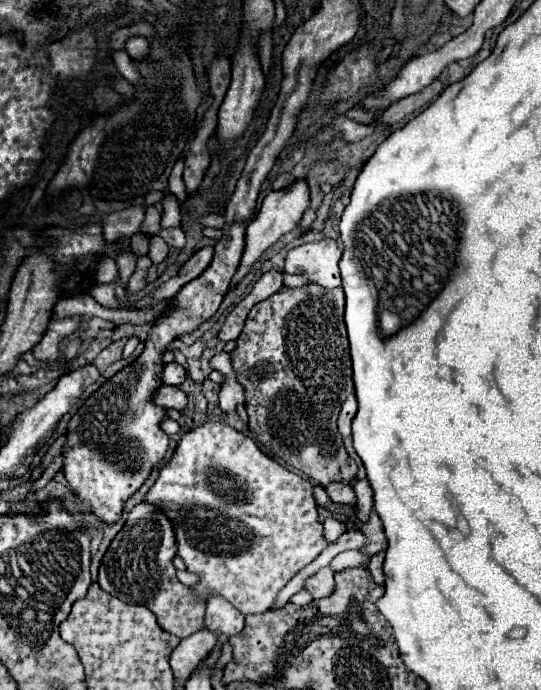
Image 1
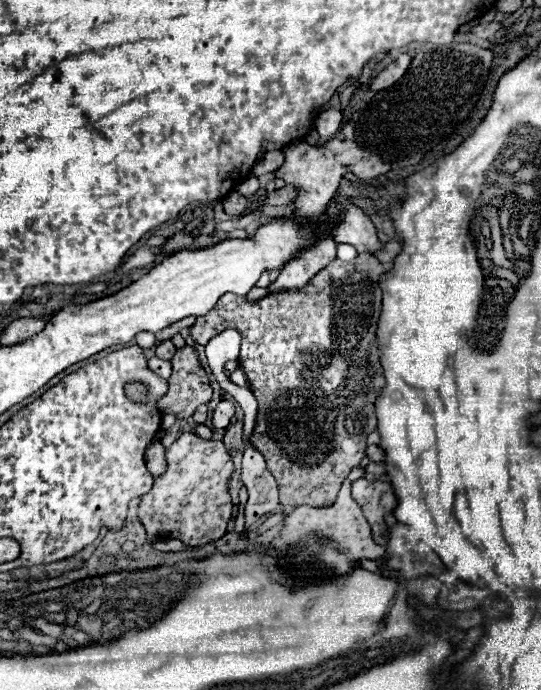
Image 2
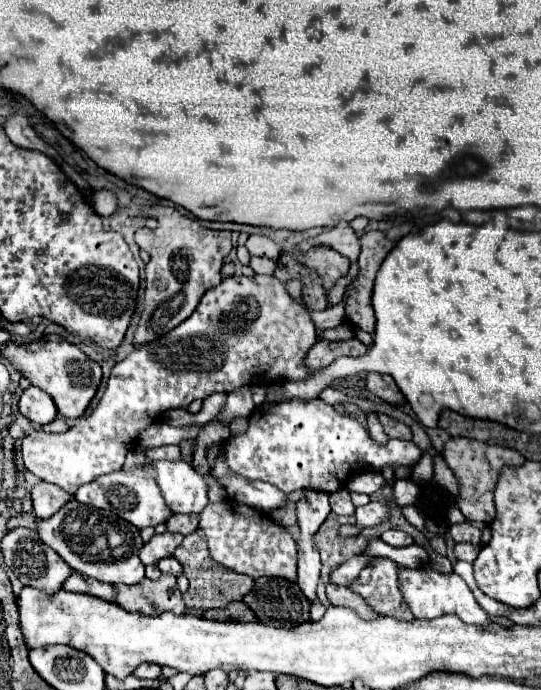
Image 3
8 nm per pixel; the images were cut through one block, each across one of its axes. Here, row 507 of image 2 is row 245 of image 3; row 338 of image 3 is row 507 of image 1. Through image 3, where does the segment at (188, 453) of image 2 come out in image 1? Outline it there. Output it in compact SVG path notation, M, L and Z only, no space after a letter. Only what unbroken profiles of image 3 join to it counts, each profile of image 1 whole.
M142 502L130 510L124 528L108 546L100 564L98 584L126 604L148 606L166 632L178 638L188 638L204 626L206 606L196 604L192 590L178 582L176 568L172 566L174 556L176 538L170 520L156 506Z

